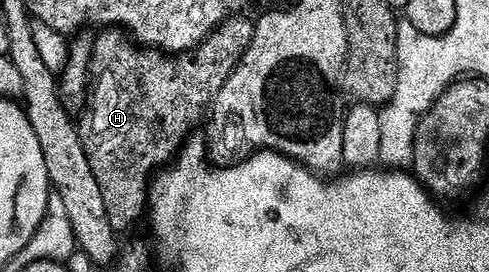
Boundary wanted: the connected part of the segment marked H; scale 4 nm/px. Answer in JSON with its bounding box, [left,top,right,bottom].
[84,16,254,232]

